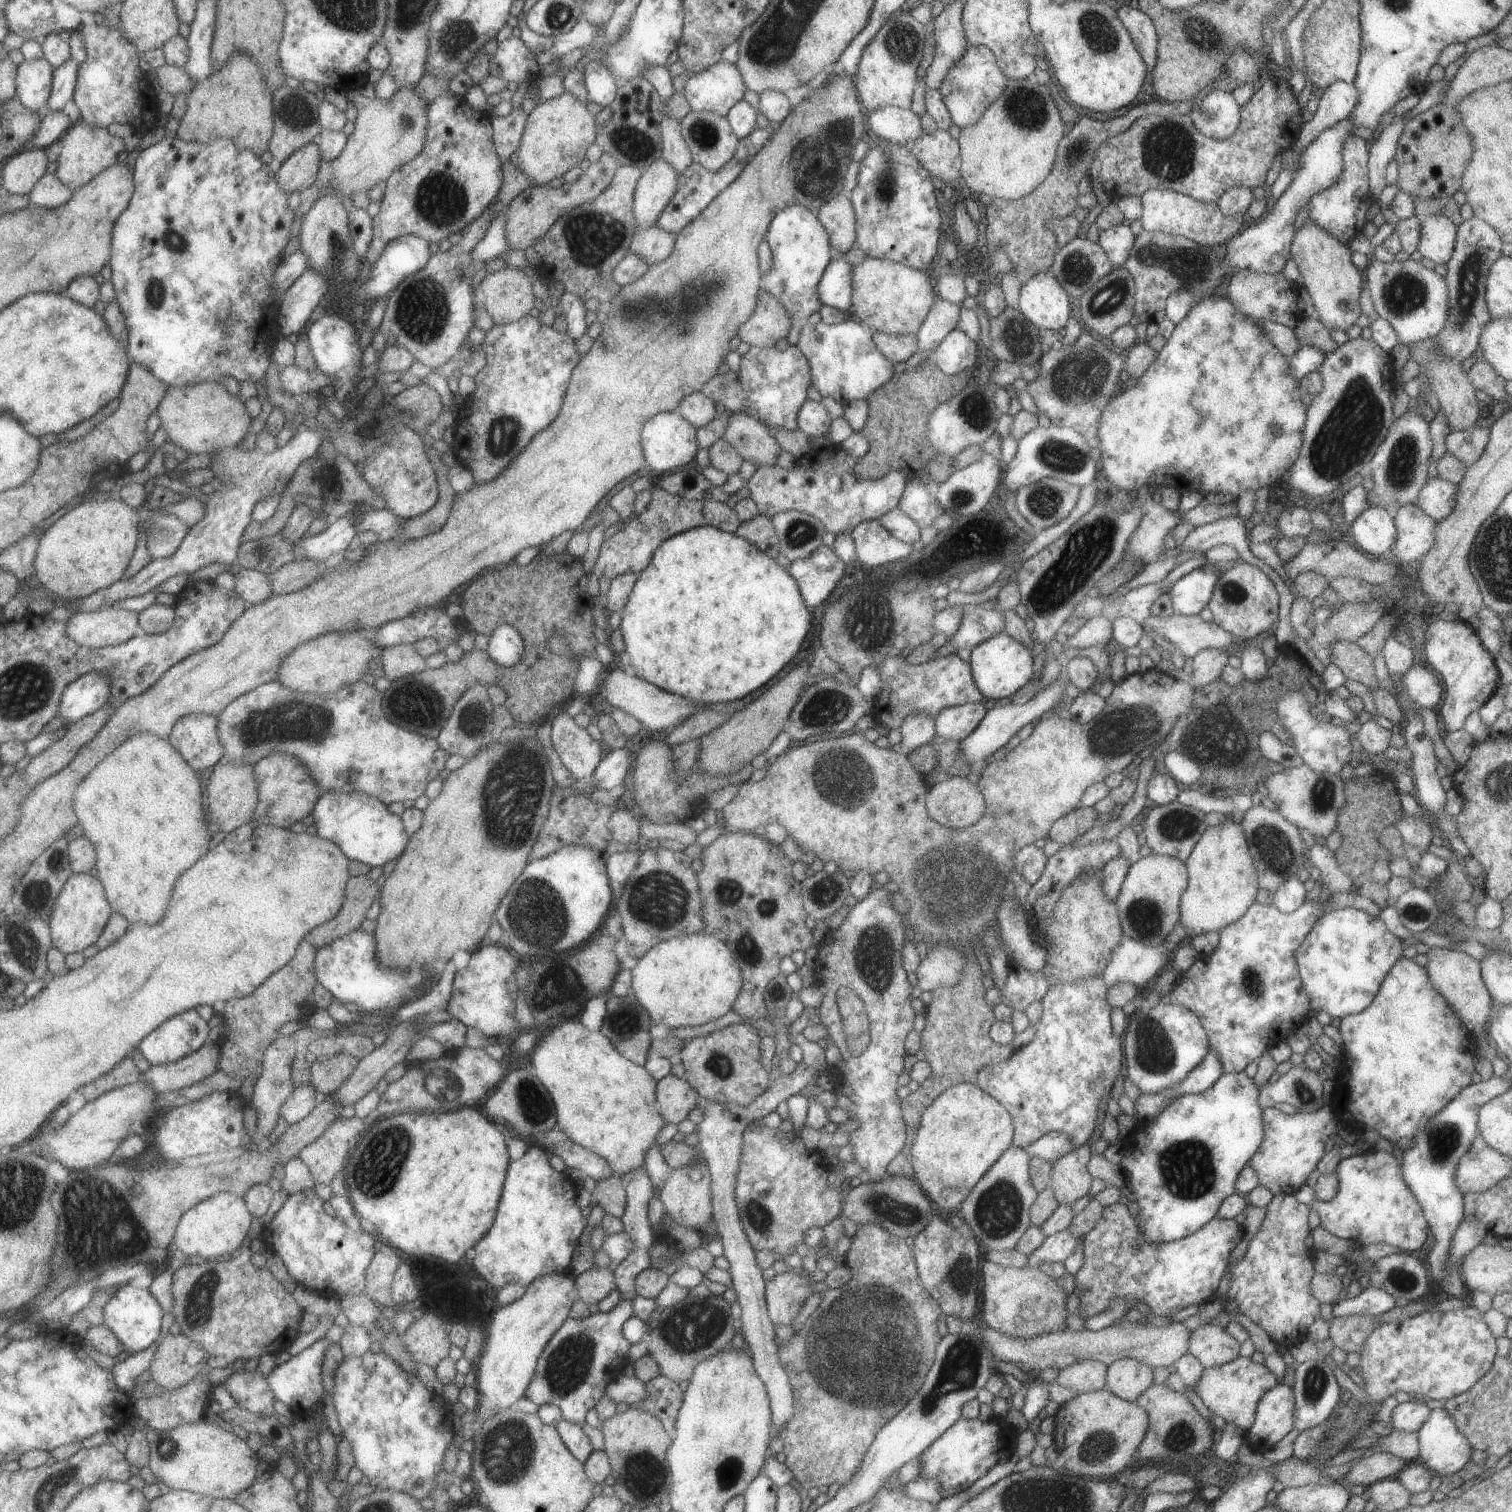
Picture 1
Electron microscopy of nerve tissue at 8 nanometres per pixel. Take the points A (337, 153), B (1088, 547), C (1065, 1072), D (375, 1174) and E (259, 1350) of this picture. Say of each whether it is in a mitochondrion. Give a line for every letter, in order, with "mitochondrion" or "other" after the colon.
A: other
B: mitochondrion
C: other
D: mitochondrion
E: other

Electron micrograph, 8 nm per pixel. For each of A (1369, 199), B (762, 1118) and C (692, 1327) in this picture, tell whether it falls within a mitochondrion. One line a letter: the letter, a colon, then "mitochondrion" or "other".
A: other
B: other
C: mitochondrion

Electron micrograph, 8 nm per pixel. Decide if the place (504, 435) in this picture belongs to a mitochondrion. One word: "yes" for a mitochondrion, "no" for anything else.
yes

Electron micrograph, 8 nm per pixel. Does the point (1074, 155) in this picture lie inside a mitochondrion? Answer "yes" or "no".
yes

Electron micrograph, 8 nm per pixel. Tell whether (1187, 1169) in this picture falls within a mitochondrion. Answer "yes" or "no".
yes

